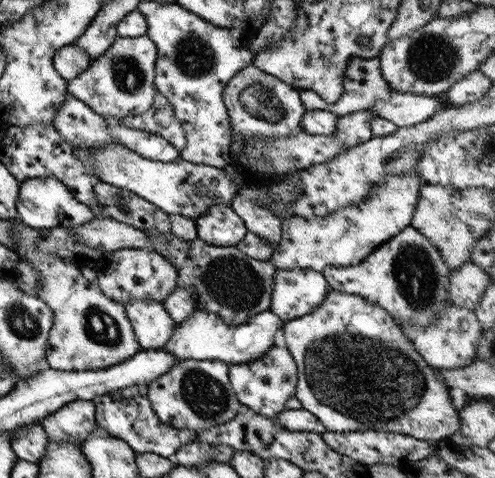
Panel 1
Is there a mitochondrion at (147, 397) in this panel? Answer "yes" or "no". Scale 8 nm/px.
no

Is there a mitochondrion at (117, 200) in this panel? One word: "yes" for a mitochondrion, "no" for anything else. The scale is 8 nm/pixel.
yes

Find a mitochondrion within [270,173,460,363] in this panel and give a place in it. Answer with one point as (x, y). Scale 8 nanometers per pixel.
(415, 275)

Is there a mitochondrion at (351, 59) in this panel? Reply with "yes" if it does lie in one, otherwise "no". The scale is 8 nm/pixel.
no

